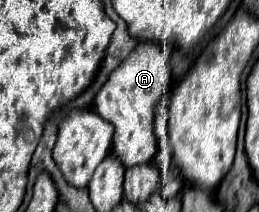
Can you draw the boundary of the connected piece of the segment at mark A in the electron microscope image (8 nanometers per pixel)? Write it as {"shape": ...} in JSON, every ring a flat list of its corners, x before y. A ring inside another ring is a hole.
{"shape":[[139,43,133,53,109,75,105,85,95,97,95,111,107,123,115,127,113,133,113,153,121,157,125,167,149,163,157,153,155,135,155,111,167,89,169,69,167,61,157,43]]}

